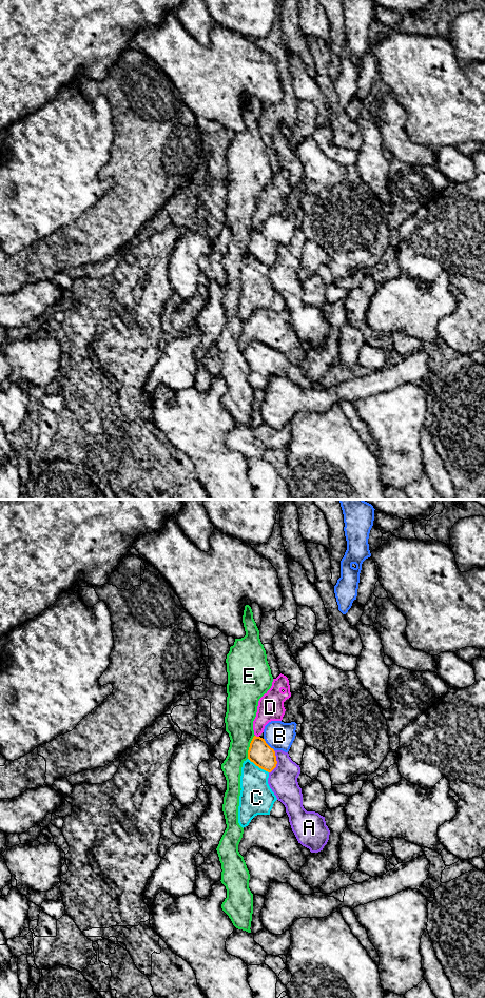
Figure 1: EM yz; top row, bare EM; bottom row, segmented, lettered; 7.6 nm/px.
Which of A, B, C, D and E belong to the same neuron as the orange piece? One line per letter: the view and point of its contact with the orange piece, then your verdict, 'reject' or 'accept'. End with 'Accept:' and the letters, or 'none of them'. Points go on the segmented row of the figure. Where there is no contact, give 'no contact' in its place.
A: yz (276, 762) | reject
B: yz (267, 744) | accept
C: yz (258, 766) | reject
D: yz (257, 737) | reject
E: yz (250, 746) | reject
Accept: B

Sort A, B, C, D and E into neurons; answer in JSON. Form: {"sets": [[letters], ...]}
{"sets": [["A"], ["B"], ["C"], ["D"], ["E"]]}

